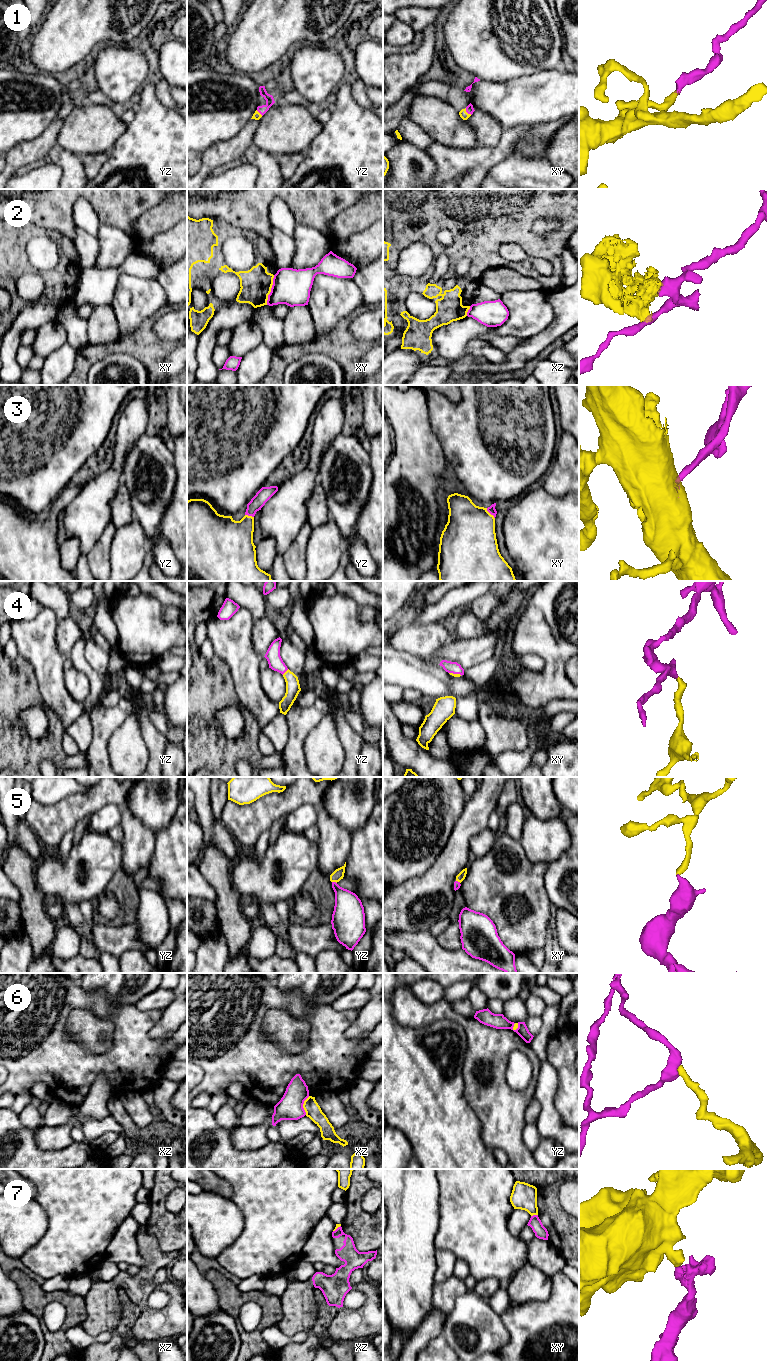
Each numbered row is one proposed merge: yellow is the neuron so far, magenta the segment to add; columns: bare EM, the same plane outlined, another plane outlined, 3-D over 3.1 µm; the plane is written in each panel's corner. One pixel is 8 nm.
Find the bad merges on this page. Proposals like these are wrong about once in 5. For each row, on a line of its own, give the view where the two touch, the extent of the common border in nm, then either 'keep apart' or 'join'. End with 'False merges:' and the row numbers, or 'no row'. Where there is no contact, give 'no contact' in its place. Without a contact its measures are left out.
1: xy | 80 nm | join
2: xy | 240 nm | keep apart
3: xy | 110 nm | join
4: yz | 70 nm | join
5: yz | 40 nm | join
6: xz | 160 nm | keep apart
7: xy | 60 nm | keep apart
False merges: 2, 6, 7

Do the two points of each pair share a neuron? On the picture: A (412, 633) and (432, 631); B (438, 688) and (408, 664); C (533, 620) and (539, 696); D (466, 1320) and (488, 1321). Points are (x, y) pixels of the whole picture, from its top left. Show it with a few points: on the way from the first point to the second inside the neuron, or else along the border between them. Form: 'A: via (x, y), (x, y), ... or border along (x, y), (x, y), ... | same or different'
A: via (417, 633), (427, 633) | same
B: via (431, 681), (426, 676), (415, 671) | same
C: via (551, 639), (551, 677) | same
D: via (471, 1321), (483, 1321) | same

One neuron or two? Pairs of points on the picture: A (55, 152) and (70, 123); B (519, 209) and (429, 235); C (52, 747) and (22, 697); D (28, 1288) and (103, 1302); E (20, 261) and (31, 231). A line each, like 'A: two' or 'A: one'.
A: two
B: one
C: one
D: two
E: one

